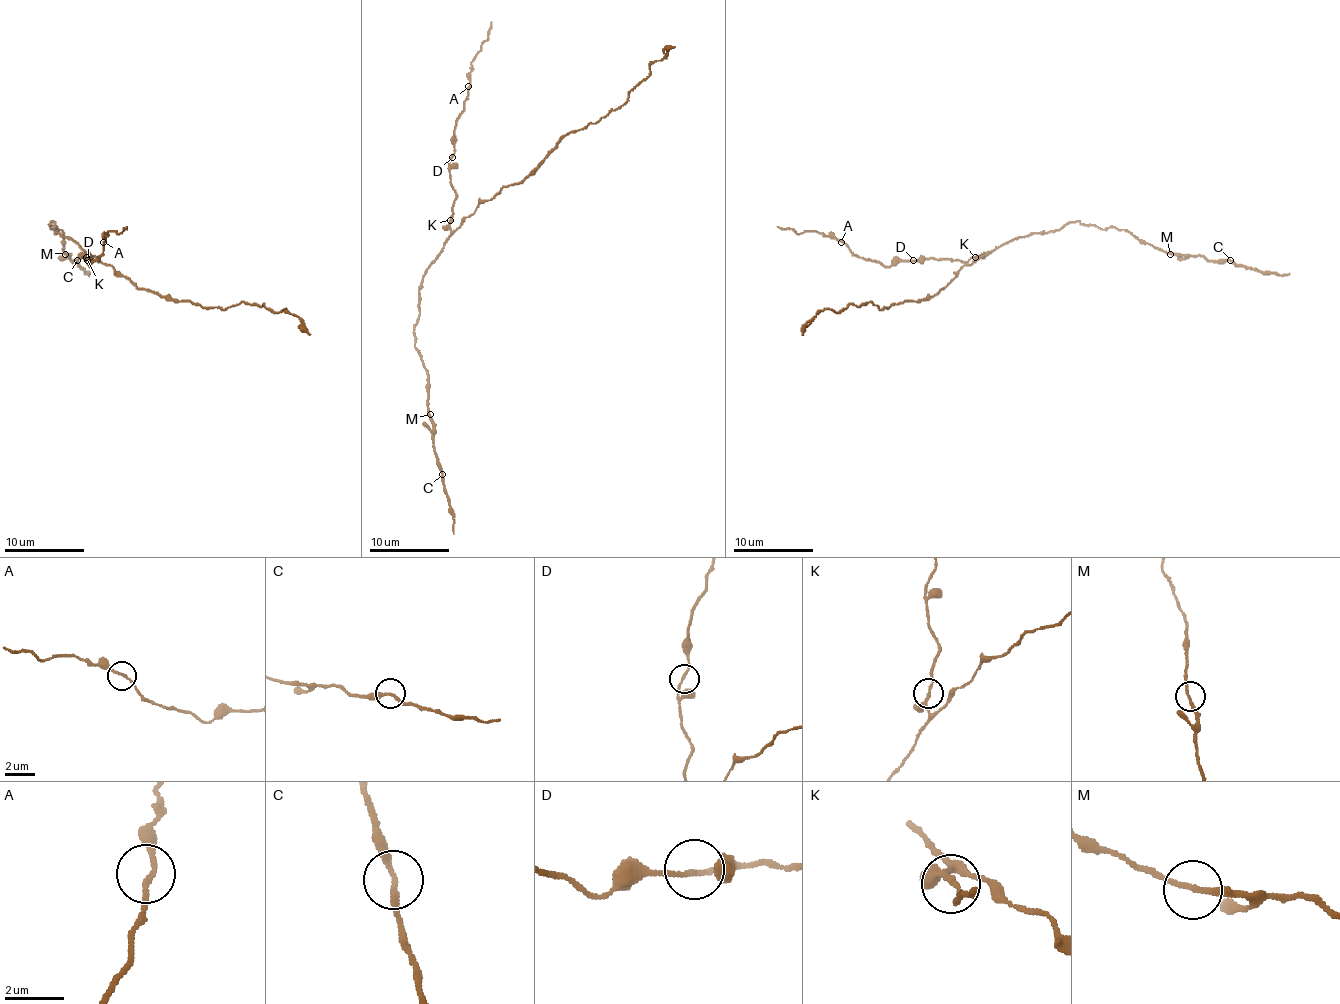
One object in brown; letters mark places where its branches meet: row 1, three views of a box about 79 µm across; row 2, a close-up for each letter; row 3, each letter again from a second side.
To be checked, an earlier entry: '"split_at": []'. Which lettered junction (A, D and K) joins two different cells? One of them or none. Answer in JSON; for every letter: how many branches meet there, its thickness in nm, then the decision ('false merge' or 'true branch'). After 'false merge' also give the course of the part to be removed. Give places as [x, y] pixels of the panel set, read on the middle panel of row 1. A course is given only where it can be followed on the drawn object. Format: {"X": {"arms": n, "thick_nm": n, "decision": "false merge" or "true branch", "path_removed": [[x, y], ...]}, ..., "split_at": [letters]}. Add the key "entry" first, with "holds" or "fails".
{"entry": "holds", "A": {"arms": 2, "thick_nm": 150, "decision": "true branch"}, "D": {"arms": 2, "thick_nm": 150, "decision": "true branch"}, "K": {"arms": 3, "thick_nm": 130, "decision": "true branch"}, "split_at": []}

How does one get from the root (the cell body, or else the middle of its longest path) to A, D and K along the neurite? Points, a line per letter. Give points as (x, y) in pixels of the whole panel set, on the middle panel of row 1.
A: (446, 239), (450, 235), (450, 215), (456, 197), (450, 181), (454, 126), (464, 108), (468, 86)
D: (446, 239), (450, 235), (450, 215), (456, 197), (450, 181), (452, 157)
K: (446, 239), (450, 235), (450, 219)

